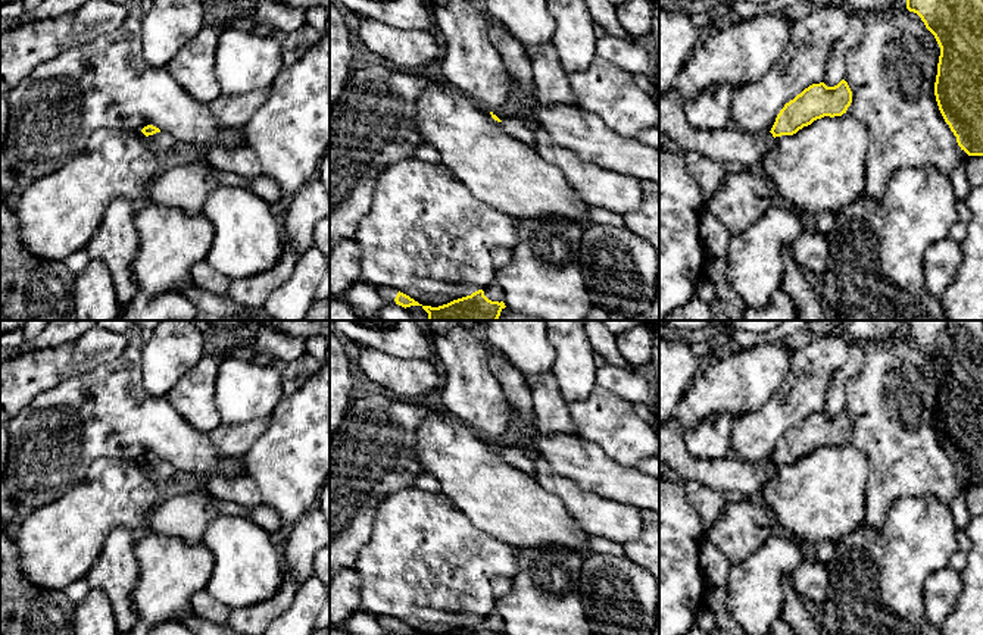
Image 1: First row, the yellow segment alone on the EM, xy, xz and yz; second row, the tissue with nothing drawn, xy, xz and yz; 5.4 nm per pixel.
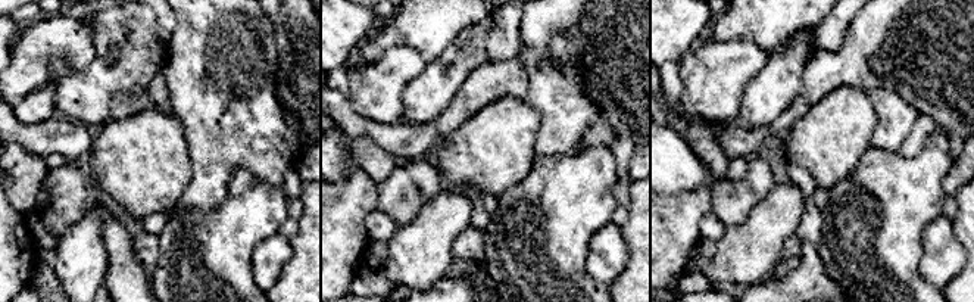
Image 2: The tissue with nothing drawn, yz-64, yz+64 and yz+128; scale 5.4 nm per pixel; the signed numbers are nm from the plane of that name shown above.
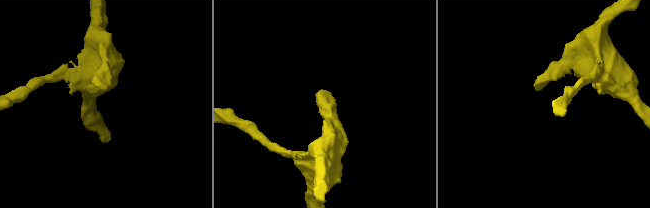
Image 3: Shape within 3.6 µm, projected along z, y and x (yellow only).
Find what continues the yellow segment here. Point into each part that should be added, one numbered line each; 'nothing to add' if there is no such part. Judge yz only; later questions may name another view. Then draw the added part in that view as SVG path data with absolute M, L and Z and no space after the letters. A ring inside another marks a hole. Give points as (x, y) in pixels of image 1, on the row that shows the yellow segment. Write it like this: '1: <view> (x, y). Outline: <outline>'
1: yz (732, 144). Outline: M668 93L659 94L659 134L667 134L681 153L696 151L721 163L736 162L743 169L761 163L774 143L768 131L748 132L736 125L696 129L684 116L684 104Z

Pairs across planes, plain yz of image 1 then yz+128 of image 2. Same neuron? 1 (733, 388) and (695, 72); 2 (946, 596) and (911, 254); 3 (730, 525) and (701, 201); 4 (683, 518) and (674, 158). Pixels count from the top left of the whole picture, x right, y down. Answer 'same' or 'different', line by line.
1: different
2: different
3: different
4: different

